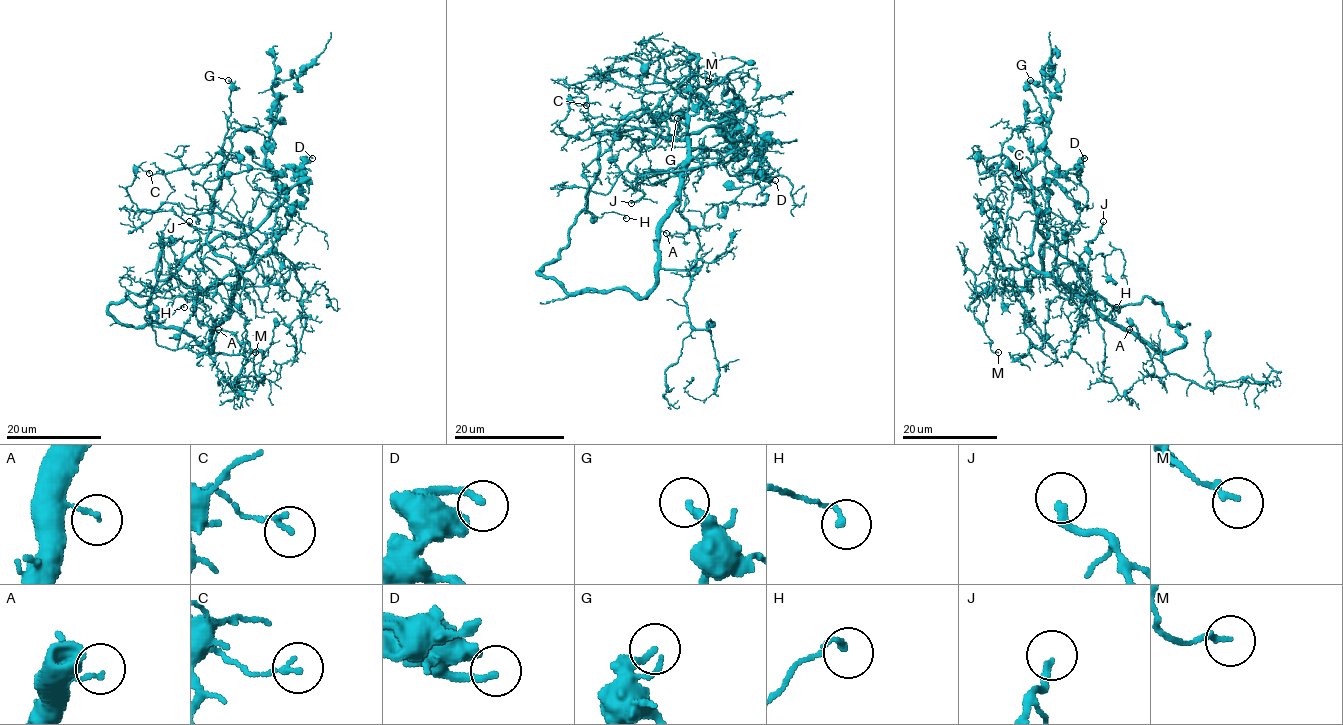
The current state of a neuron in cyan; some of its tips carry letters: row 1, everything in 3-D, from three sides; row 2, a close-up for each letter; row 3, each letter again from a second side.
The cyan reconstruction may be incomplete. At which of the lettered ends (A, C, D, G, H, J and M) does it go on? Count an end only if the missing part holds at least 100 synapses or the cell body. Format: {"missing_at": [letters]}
{"missing_at": []}

